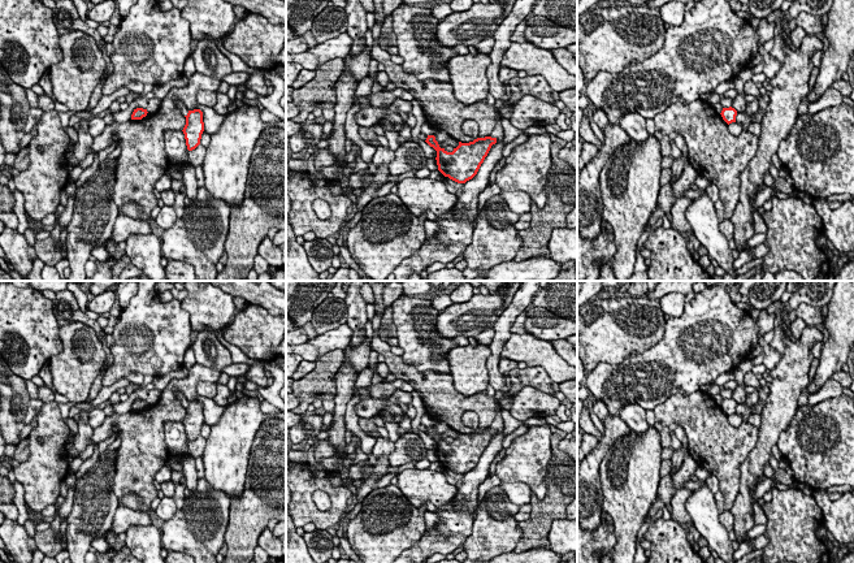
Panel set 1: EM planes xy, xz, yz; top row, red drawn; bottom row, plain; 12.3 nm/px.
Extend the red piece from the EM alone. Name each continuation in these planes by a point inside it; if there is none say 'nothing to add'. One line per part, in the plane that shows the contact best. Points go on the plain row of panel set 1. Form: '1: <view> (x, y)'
nothing to add

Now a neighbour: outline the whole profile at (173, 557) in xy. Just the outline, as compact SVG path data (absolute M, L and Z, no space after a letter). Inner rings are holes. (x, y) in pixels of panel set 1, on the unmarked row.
M169 551L164 560L165 563L195 563L191 555L178 551Z

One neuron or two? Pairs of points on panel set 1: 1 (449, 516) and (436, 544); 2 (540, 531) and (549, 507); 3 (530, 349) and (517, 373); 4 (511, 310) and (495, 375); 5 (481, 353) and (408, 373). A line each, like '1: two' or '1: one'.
1: one
2: one
3: two
4: one
5: two

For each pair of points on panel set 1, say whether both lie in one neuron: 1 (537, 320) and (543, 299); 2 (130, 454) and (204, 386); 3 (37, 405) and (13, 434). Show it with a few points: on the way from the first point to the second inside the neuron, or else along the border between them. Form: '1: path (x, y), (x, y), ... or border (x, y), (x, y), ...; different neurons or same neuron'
1: border (534, 306), (541, 306), (563, 319); different neurons
2: border (215, 382), (200, 381), (196, 385), (196, 394); different neurons
3: border (30, 398), (24, 424); different neurons

